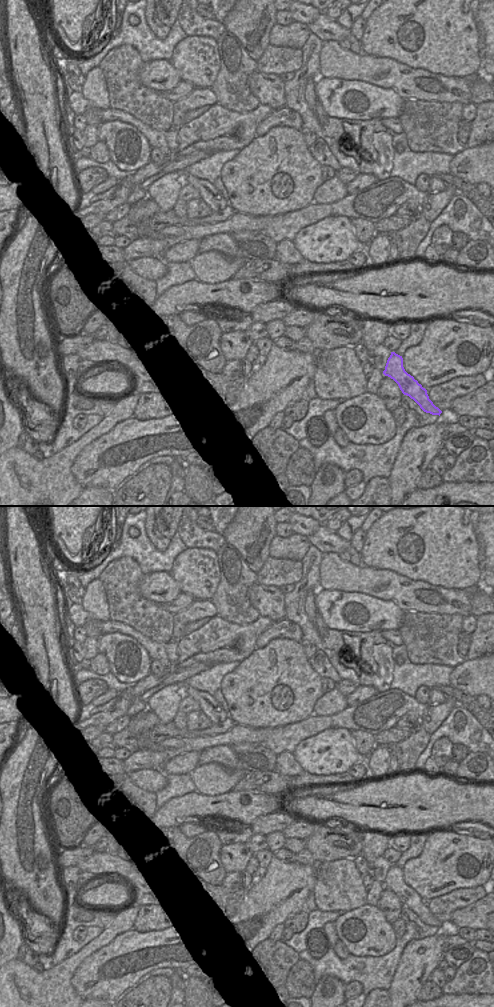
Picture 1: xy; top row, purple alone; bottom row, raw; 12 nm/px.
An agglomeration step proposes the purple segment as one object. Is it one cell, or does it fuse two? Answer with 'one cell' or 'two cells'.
one cell

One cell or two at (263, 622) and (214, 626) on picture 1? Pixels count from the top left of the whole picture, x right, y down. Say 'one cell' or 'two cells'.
one cell

